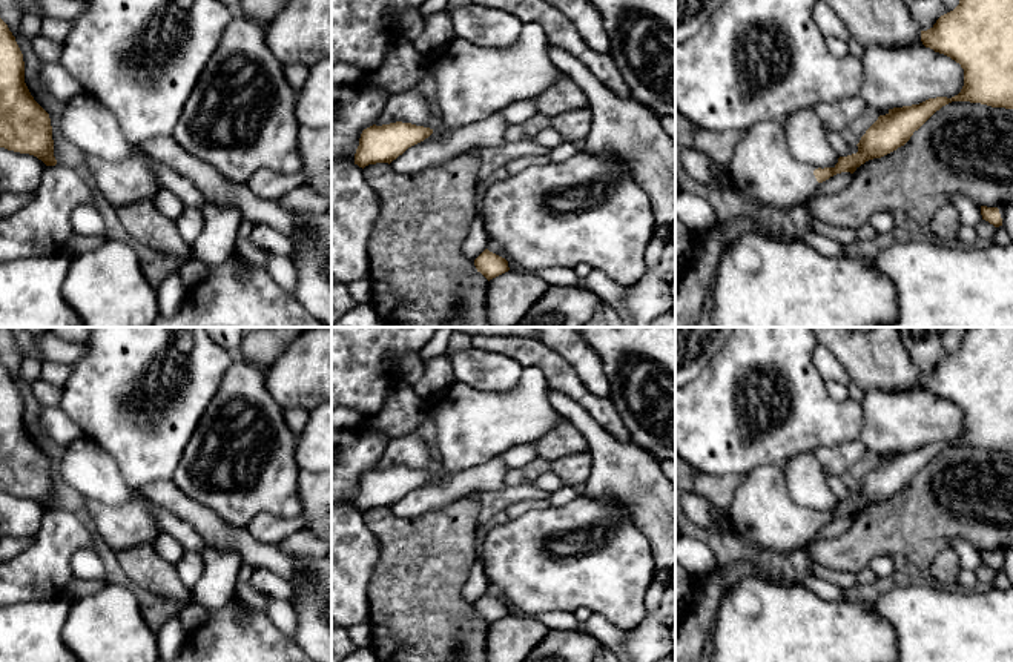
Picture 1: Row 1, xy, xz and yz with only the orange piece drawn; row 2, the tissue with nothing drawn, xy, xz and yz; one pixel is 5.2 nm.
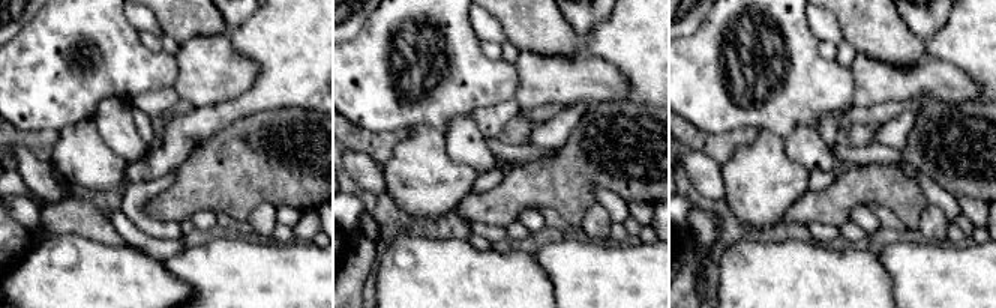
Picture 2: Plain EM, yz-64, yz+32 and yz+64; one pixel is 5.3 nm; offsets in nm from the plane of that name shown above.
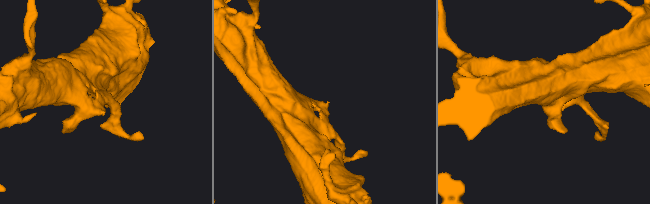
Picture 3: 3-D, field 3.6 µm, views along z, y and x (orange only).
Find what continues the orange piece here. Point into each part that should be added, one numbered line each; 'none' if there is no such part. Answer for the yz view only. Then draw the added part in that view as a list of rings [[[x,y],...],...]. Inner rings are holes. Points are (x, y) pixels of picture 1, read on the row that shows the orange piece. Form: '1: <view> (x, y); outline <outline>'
1: yz (763, 171); outline [[[763,121],[744,131],[726,175],[731,189],[757,209],[787,210],[815,195],[815,169],[790,154],[783,124]]]

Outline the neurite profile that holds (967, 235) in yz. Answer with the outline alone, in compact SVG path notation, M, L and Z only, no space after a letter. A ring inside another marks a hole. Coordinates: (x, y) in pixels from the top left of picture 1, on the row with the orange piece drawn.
M962 224L958 230L958 243L964 244L967 247L973 247L973 246L979 244L979 238L978 238L975 226Z

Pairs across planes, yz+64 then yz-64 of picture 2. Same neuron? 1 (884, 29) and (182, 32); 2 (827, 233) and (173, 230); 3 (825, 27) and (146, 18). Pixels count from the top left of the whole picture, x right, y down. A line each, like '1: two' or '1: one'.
1: one
2: one
3: one

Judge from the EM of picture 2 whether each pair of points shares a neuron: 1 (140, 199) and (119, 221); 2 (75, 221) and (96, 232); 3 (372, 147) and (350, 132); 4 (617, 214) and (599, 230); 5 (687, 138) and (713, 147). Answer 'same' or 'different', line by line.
1: different
2: same
3: same
4: different
5: same

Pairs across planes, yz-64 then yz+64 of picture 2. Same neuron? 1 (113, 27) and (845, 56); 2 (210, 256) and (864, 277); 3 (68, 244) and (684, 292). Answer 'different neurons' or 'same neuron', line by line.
1: different neurons
2: different neurons
3: different neurons

